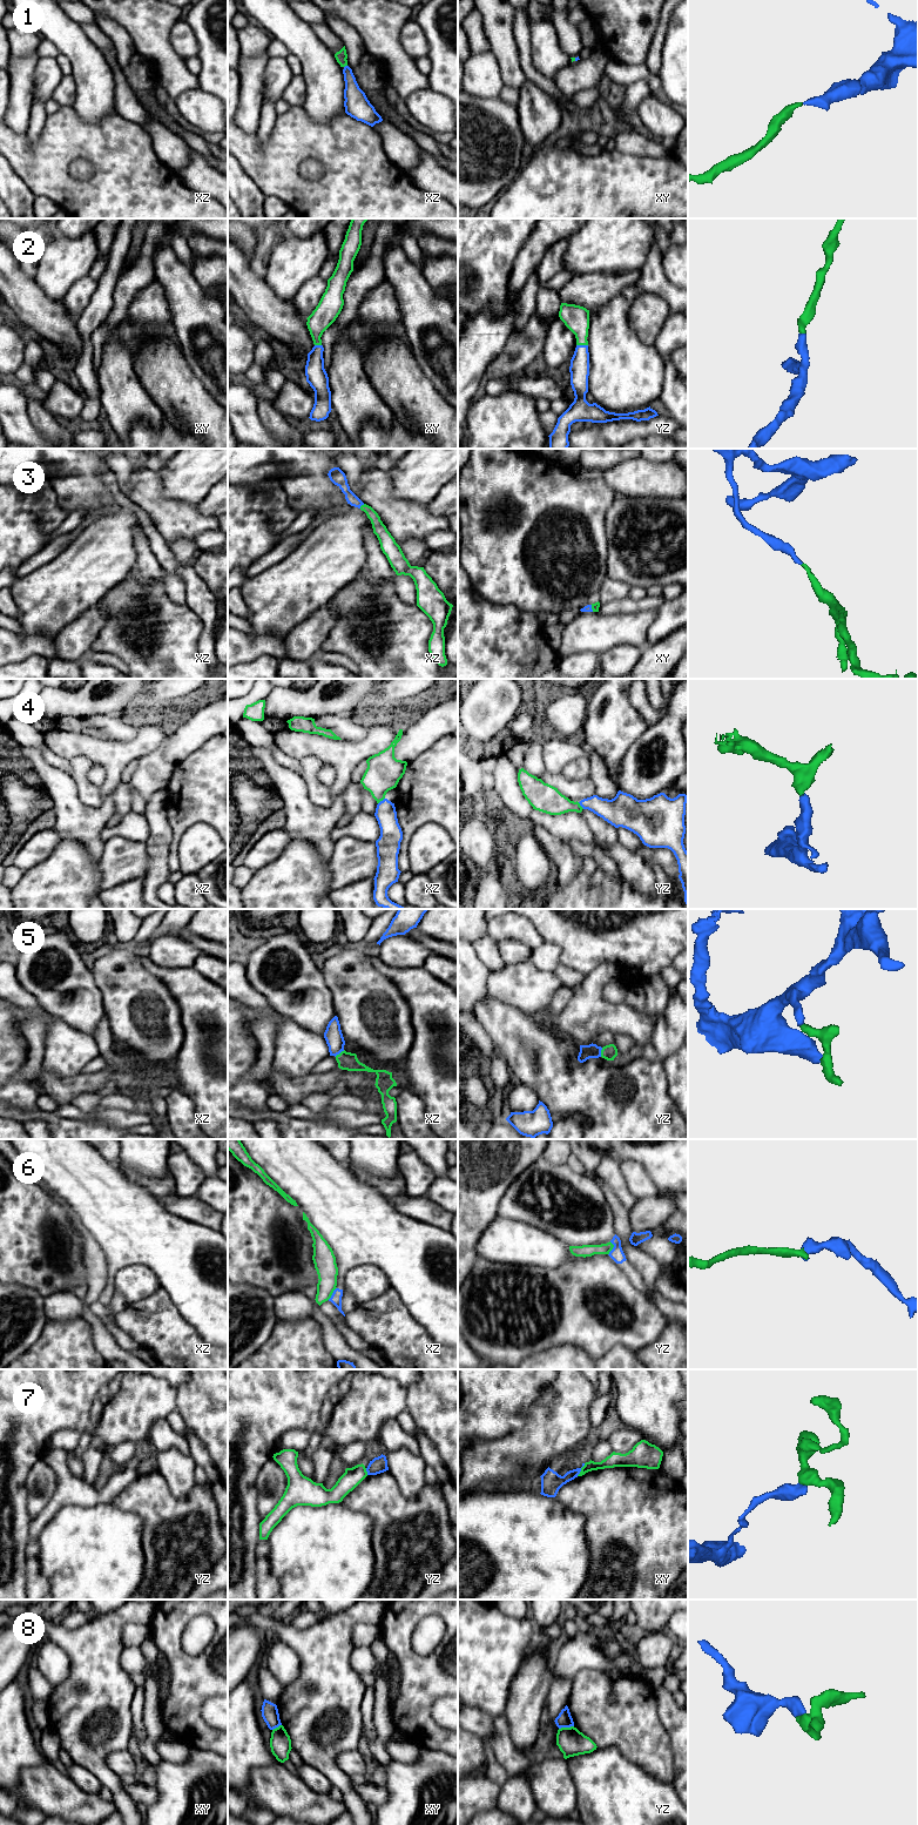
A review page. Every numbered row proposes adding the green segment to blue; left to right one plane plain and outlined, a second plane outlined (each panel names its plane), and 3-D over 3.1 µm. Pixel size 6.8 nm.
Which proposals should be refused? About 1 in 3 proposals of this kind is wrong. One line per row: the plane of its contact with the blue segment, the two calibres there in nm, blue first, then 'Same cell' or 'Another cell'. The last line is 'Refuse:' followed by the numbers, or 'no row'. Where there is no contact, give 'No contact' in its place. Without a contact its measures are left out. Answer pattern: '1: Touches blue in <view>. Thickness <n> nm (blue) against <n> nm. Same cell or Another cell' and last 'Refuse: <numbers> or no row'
1: Touches blue in xz. Thickness 150 nm (blue) against 80 nm. Same cell
2: Touches blue in yz. Thickness 140 nm (blue) against 180 nm. Same cell
3: Touches blue in xz. Thickness 100 nm (blue) against 90 nm. Same cell
4: Touches blue in xz. Thickness 160 nm (blue) against 240 nm. Another cell
5: Touches blue in xz. Thickness 120 nm (blue) against 130 nm. Same cell
6: Touches blue in yz. Thickness 90 nm (blue) against 80 nm. Same cell
7: Touches blue in xy. Thickness 140 nm (blue) against 100 nm. Another cell
8: Touches blue in yz. Thickness 100 nm (blue) against 190 nm. Another cell
Refuse: 4, 7, 8

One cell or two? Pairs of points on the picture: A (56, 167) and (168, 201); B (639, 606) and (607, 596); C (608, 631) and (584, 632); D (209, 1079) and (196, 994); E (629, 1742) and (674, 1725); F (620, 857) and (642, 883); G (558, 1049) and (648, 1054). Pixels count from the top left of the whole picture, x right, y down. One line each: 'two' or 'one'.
A: one
B: two
C: one
D: one
E: two
F: one
G: two

